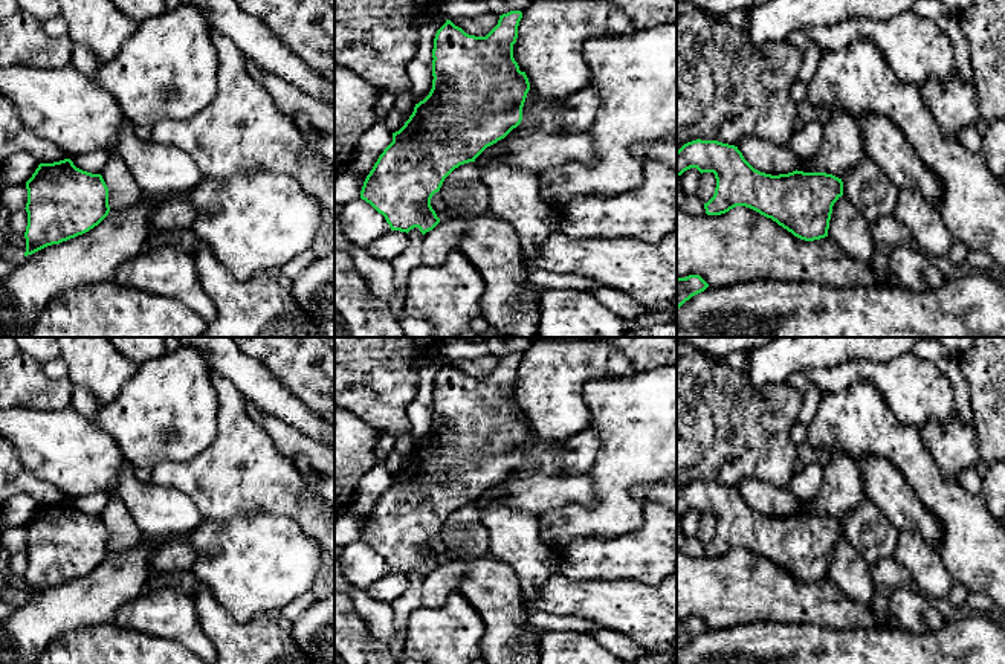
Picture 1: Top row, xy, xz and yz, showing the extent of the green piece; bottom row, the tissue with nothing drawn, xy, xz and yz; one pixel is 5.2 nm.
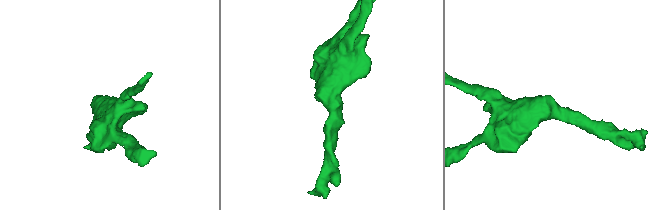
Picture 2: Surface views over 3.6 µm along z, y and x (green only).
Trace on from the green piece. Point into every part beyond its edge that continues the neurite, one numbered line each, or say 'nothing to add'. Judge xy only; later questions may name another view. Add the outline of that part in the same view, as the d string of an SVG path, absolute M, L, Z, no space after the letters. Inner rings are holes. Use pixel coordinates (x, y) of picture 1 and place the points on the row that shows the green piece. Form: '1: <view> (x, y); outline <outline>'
nothing to add

